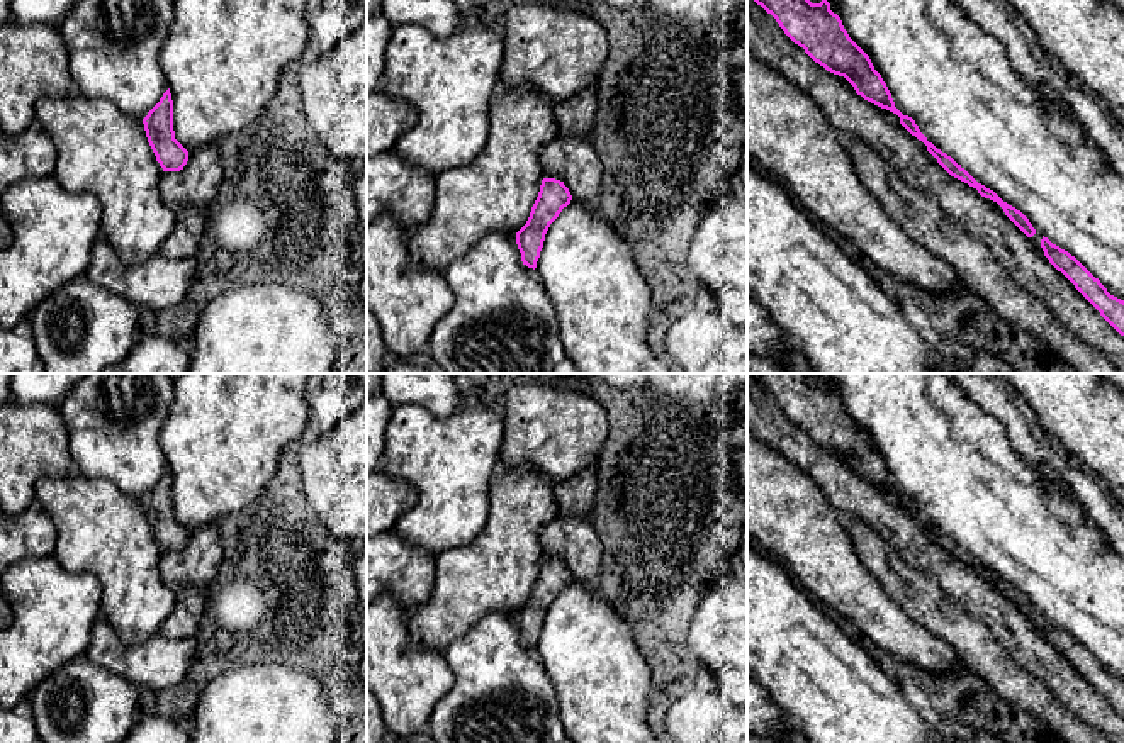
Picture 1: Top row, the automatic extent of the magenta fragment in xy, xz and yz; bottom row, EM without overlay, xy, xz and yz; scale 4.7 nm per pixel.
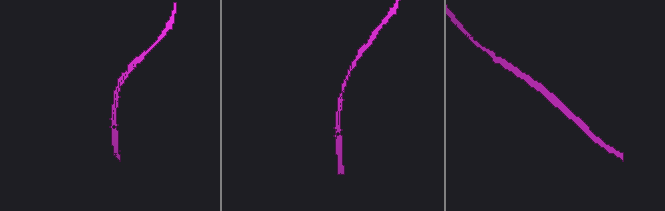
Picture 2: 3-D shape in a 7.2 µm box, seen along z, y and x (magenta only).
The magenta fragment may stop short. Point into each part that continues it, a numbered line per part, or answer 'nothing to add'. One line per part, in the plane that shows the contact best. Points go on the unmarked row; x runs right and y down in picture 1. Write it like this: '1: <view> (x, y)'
nothing to add

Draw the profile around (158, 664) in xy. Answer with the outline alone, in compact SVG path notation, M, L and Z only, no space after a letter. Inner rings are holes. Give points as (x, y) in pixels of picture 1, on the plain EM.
M100 616L92 628L85 656L90 663L138 685L139 690L166 690L183 680L195 650L195 636L168 640L160 633L141 645L129 646Z

